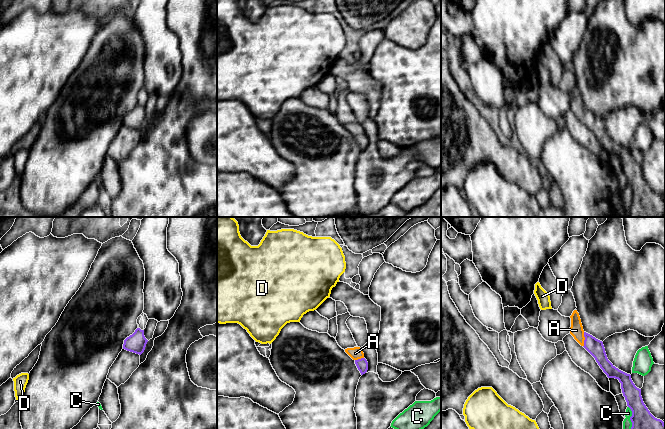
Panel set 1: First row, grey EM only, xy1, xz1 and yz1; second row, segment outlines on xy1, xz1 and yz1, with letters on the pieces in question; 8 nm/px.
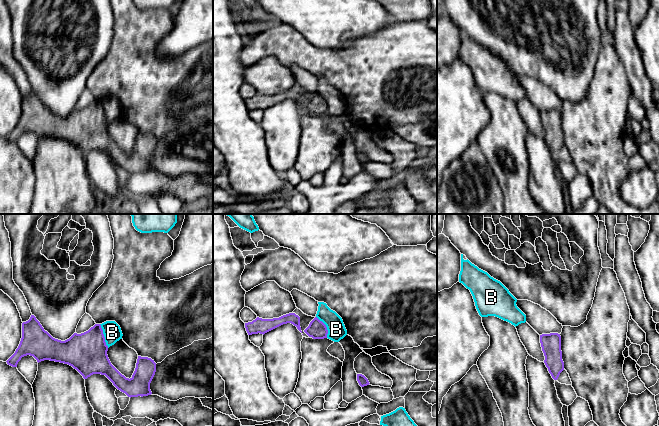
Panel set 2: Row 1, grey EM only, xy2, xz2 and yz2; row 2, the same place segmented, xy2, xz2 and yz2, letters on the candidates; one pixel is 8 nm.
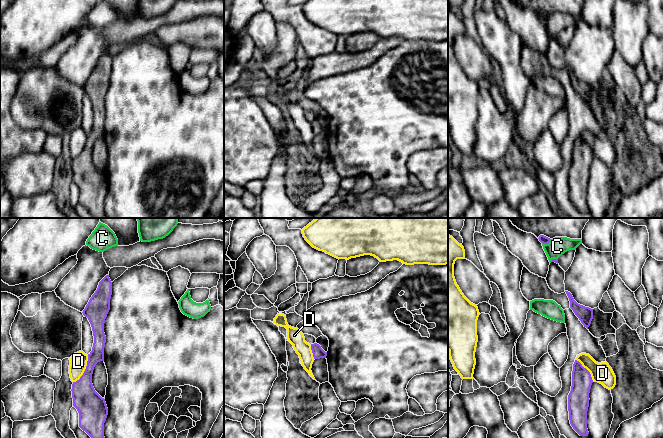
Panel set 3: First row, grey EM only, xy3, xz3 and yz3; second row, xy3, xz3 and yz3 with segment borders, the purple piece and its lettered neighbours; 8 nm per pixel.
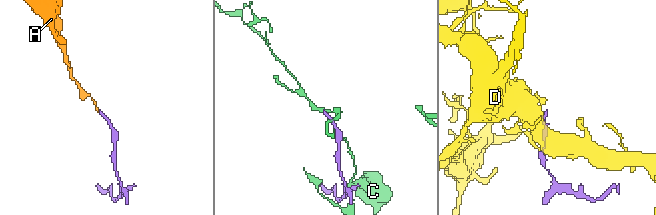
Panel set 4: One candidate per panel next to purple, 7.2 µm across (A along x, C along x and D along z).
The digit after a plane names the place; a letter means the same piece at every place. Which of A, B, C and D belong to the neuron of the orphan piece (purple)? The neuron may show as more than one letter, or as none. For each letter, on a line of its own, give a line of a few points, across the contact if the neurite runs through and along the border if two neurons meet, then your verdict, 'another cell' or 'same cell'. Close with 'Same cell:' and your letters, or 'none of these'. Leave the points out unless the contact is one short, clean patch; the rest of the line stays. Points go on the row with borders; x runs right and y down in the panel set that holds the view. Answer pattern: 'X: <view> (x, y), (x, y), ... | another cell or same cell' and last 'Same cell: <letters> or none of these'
A: yz1 (595, 347), (585, 339), (576, 330) | same cell
B: xy2 (99, 324), (105, 344), (108, 347) | another cell
C: another cell
D: xy3 (88, 355), (83, 374), (73, 382) | another cell
Same cell: A

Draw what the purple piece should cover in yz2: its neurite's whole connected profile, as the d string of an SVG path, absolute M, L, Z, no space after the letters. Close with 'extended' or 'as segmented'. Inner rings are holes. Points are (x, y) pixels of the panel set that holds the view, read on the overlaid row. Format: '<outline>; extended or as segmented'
M558 333L540 335L540 343L545 356L544 363L554 380L557 380L564 370L562 360L561 336Z; as segmented

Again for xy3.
M106 275L82 312L91 324L94 343L88 354L86 369L80 379L73 382L71 389L73 406L79 413L79 427L91 438L105 438L104 423L108 408L105 399L93 387L92 374L96 364L104 361L104 323L110 310L111 295L112 282L109 275Z; as segmented

